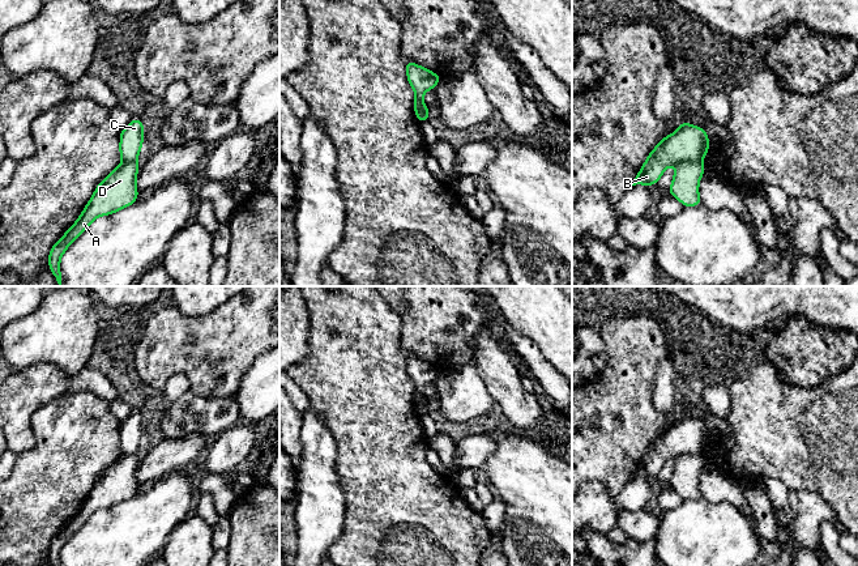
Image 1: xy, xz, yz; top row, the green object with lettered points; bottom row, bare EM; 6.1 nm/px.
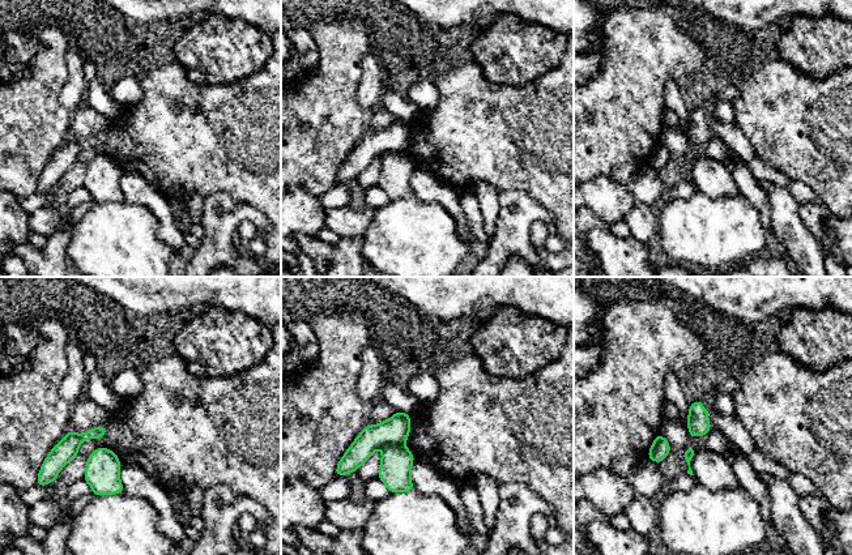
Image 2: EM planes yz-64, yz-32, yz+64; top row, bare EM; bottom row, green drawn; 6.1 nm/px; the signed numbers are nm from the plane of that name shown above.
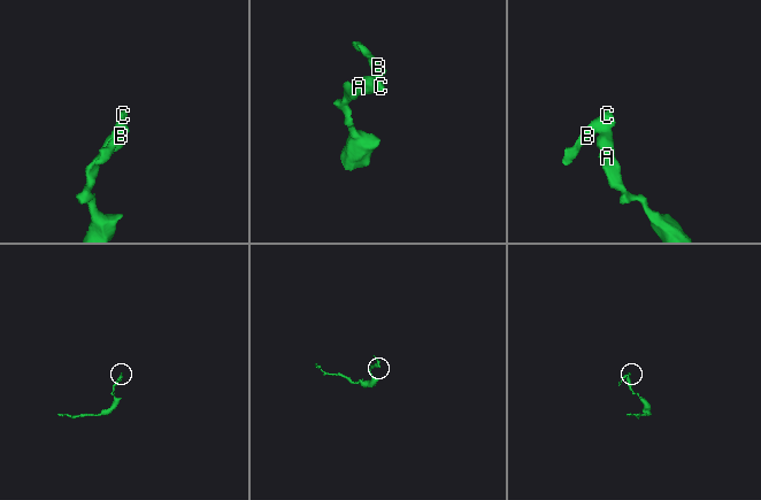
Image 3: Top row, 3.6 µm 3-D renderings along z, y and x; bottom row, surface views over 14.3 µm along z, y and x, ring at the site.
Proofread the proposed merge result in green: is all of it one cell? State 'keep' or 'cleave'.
cleave

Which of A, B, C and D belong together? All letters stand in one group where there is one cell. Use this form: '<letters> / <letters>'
A D / B C

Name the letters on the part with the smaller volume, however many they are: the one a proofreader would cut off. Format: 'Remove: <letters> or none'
Remove: B, C

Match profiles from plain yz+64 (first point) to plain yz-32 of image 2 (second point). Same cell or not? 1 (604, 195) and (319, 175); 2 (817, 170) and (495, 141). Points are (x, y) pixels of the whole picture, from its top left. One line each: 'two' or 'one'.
1: two
2: one

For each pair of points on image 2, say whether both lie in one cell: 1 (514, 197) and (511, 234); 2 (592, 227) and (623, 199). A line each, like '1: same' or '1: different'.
1: same
2: different

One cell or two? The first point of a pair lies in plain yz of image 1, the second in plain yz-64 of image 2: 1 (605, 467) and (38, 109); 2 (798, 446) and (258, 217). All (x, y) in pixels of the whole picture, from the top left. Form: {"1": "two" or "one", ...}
{"1": "one", "2": "two"}

